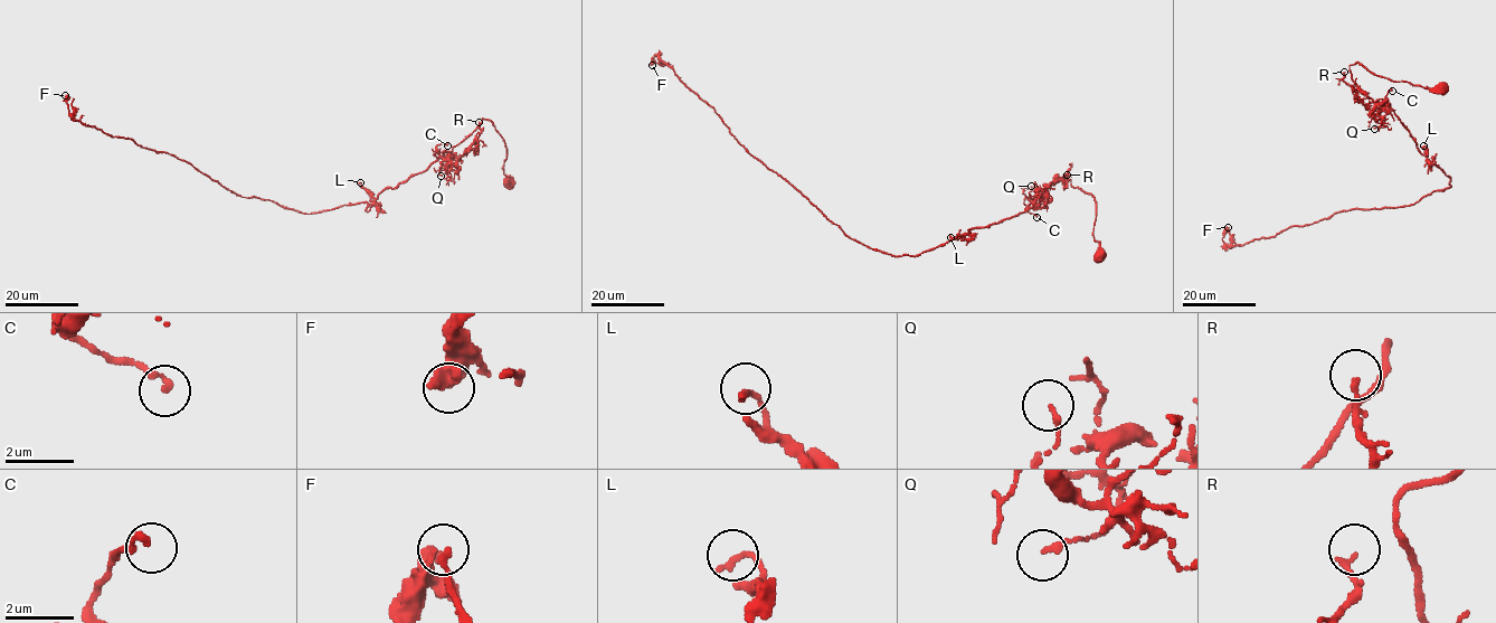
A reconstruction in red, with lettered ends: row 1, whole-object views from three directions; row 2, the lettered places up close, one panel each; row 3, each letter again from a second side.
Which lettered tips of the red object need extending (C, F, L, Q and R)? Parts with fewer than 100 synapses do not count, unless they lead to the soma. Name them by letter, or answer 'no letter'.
no letter

